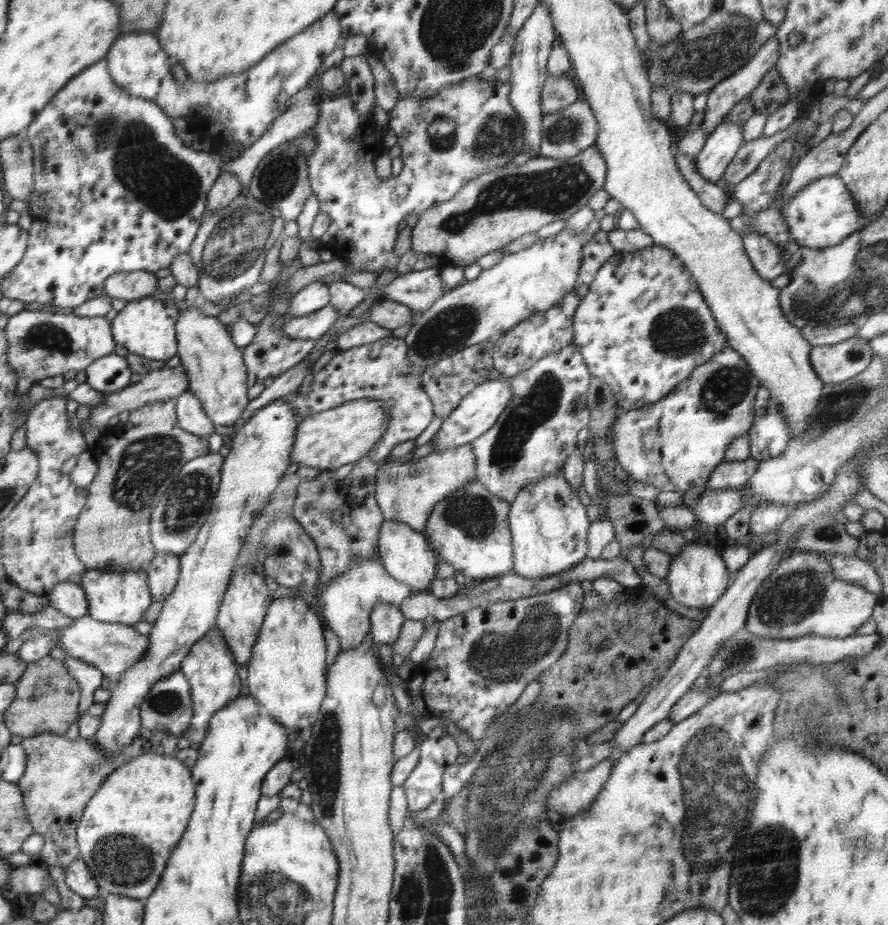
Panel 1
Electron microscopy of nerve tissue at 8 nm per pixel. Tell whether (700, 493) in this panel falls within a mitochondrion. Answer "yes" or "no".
no

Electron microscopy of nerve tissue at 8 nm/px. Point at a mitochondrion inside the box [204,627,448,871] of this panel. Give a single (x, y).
(325, 765)

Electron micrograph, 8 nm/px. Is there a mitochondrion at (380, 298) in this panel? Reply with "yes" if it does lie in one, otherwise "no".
no

